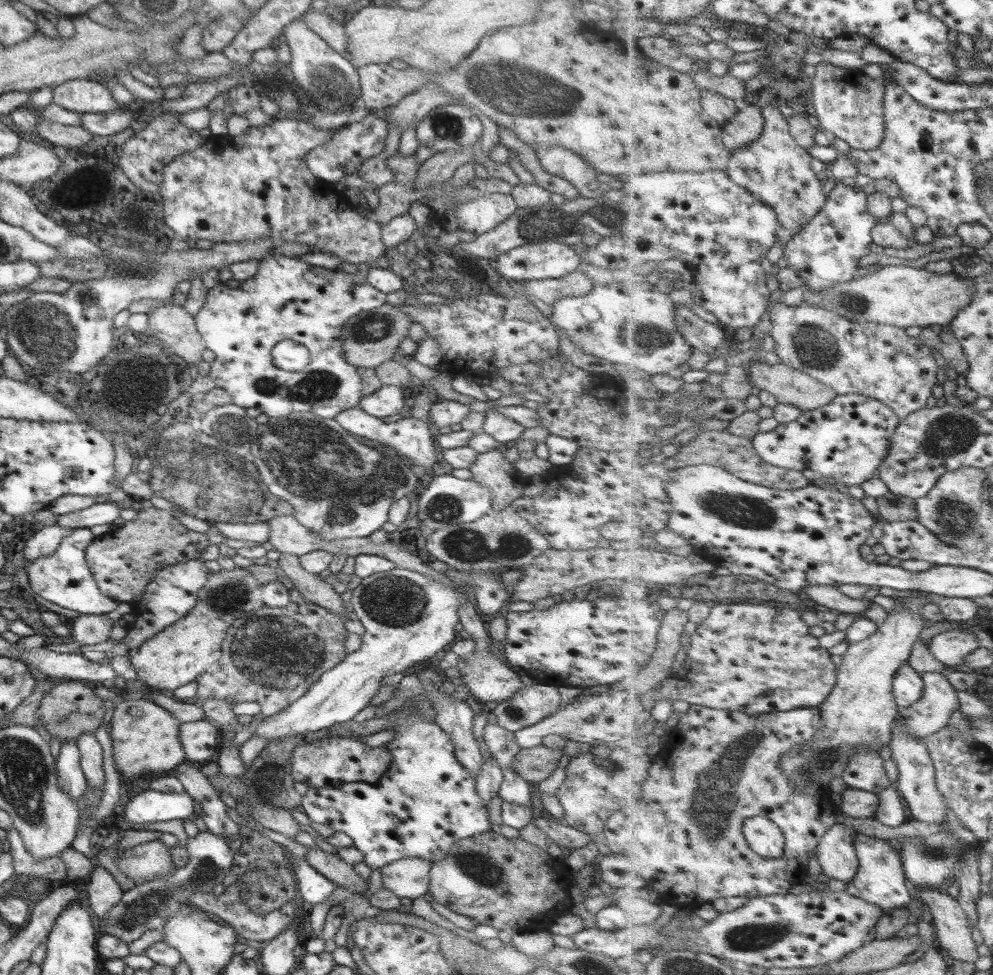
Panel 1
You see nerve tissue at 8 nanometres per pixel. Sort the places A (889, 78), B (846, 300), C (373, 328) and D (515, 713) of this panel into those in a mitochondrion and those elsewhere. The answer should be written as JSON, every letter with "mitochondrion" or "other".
{"A":"other","B":"mitochondrion","C":"mitochondrion","D":"mitochondrion"}

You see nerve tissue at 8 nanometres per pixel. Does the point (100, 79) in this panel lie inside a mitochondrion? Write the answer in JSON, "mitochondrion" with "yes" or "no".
{"mitochondrion":"no"}

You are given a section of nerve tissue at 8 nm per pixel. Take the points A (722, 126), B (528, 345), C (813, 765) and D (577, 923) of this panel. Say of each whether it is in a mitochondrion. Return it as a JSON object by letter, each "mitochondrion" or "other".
{"A":"other","B":"other","C":"mitochondrion","D":"other"}

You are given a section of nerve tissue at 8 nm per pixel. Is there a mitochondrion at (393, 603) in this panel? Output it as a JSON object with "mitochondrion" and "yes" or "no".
{"mitochondrion":"yes"}

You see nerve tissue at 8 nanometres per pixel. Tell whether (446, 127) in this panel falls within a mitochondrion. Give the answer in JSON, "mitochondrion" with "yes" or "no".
{"mitochondrion":"yes"}

